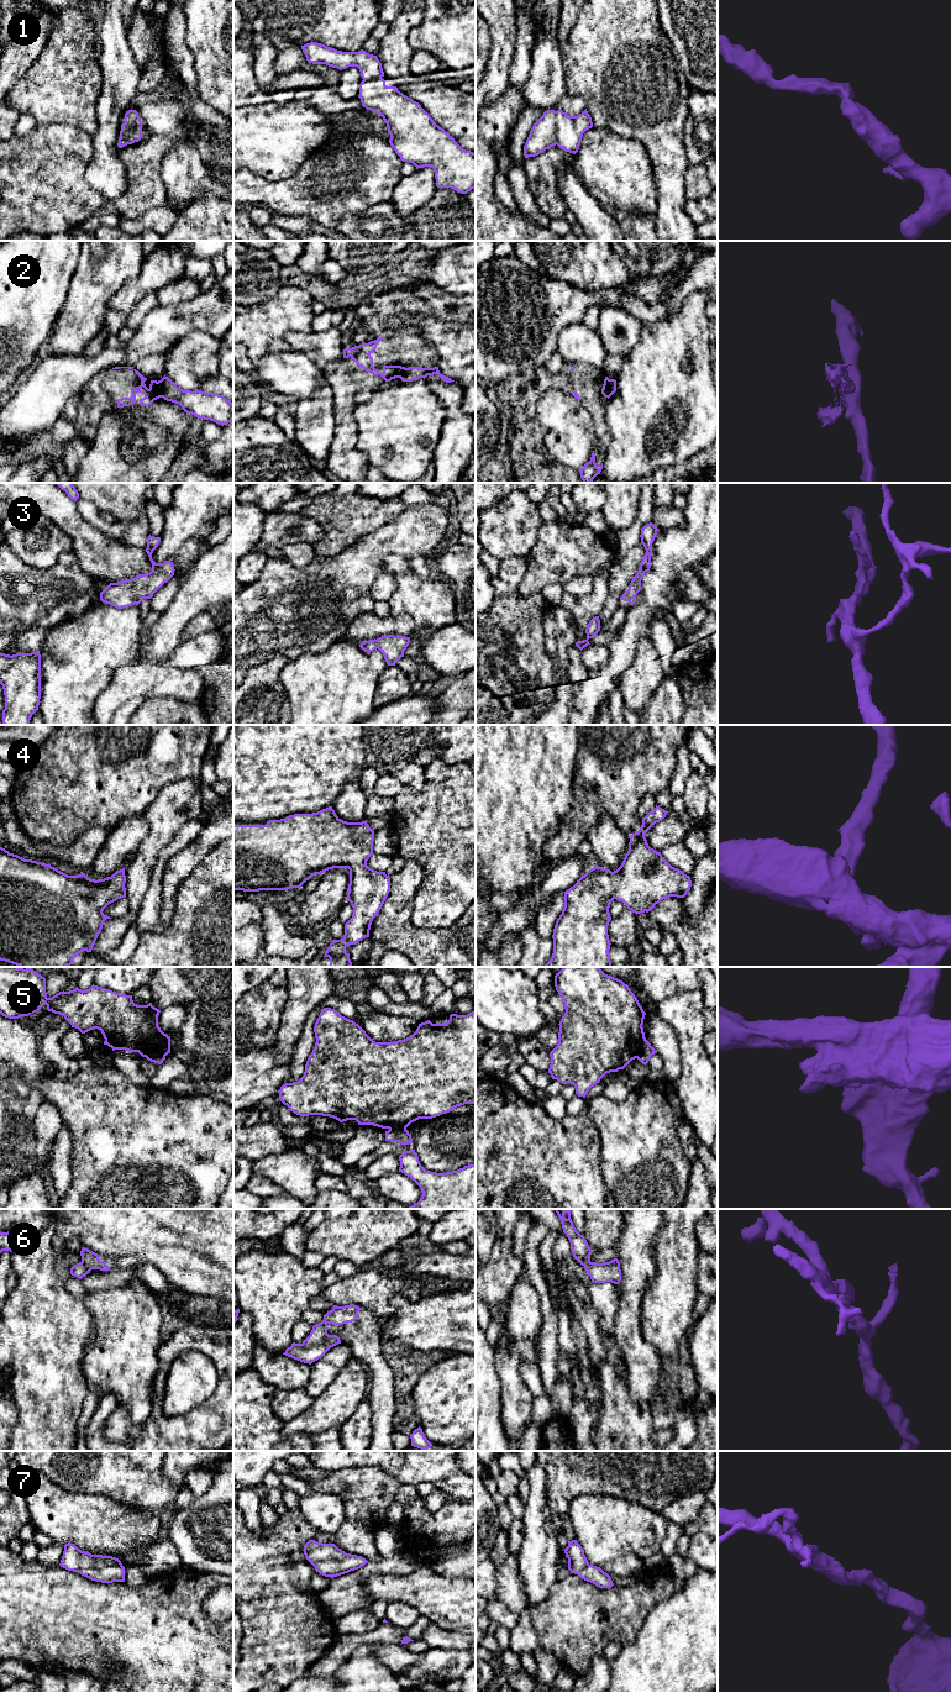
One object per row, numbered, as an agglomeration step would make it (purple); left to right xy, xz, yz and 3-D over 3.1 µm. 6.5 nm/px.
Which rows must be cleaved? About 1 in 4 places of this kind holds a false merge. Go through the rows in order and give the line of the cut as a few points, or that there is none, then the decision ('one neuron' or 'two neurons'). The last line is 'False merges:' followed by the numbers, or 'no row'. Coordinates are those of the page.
1: no cut | one neuron
2: yz (608, 379), (609, 397) | two neurons
3: no cut | one neuron
4: no cut | one neuron
5: xy (166, 1053), (146, 1057) | two neurons
6: xy (82, 1261), (90, 1270) | two neurons
7: no cut | one neuron
False merges: 2, 5, 6

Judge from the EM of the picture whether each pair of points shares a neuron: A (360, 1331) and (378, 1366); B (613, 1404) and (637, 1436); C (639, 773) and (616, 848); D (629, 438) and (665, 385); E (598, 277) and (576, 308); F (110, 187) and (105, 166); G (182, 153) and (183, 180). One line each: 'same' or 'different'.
A: same
B: same
C: different
D: same
E: different
F: same
G: same

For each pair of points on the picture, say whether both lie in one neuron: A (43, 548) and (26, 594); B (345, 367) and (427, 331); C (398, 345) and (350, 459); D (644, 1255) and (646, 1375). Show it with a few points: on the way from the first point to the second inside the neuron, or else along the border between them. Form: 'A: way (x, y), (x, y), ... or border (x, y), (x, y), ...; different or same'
A: border (12, 551), (41, 569), (50, 568), (62, 553); different
B: border (408, 331), (414, 331), (429, 341), (439, 356); different
C: way (368, 371), (345, 394), (345, 430); same
D: way (634, 1284), (630, 1293), (630, 1341), (632, 1345); same

